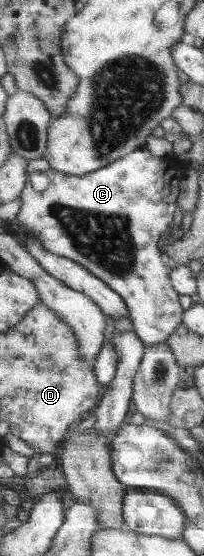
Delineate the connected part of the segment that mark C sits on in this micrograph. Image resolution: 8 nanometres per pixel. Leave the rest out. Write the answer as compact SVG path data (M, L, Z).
M145 147L122 157L97 172L79 176L67 174L50 165L46 159L30 160L27 175L43 173L49 178L44 191L36 191L28 180L21 195L22 209L18 222L22 228L33 231L51 253L70 259L104 281L126 302L134 333L148 346L167 342L183 324L185 310L180 306L180 294L170 279L171 269L165 264L162 235L172 226L174 211L178 209L180 183L186 177L186 167L176 159L176 153L166 156L152 155Z

